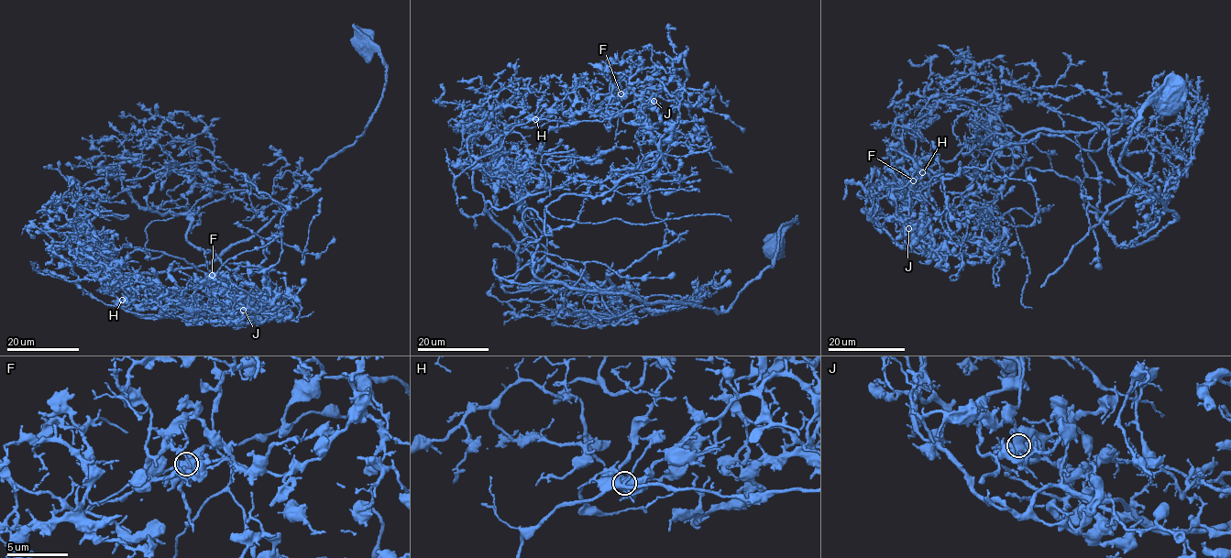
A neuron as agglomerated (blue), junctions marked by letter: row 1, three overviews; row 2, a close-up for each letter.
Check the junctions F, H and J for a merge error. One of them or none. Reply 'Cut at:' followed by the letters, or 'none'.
Cut at: none

